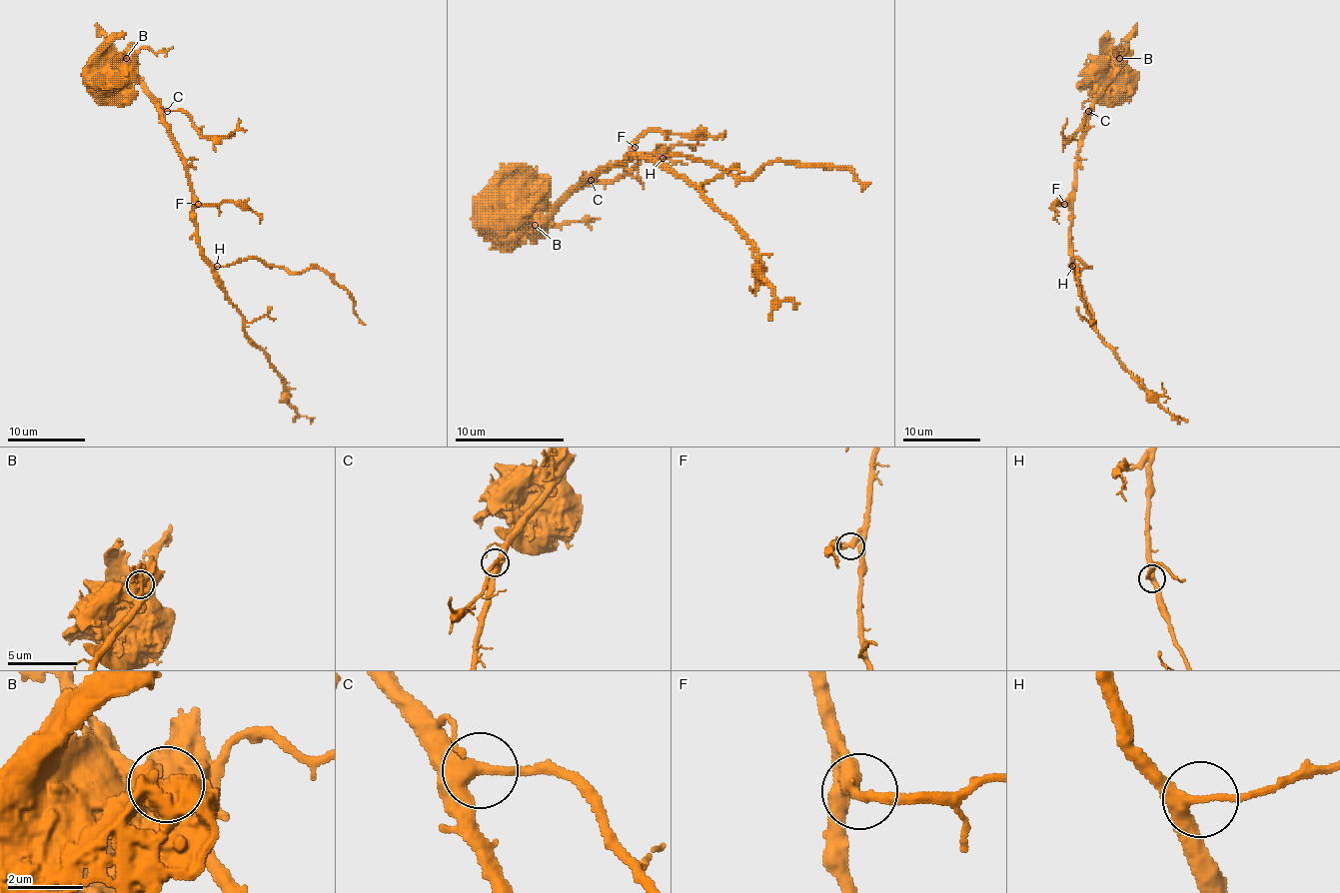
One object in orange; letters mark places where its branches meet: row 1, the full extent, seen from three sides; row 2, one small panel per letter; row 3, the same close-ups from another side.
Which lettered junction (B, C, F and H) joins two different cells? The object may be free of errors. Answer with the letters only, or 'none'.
B

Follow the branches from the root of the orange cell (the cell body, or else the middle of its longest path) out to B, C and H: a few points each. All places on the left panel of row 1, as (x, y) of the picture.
B: (106, 85), (110, 93), (116, 91), (116, 68), (126, 58)
C: (106, 85), (106, 89), (114, 93), (116, 81), (126, 72), (132, 72), (167, 111)
H: (106, 85), (114, 93), (116, 81), (132, 72), (155, 101), (186, 171), (196, 243), (217, 266)

